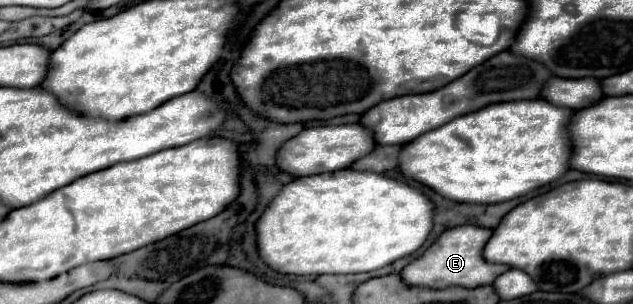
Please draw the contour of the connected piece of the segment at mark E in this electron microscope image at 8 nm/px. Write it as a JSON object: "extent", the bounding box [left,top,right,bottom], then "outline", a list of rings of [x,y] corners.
{"extent":[400,226,508,288],"outline":[[[456,226],[442,232],[432,246],[408,266],[402,268],[400,278],[406,286],[426,286],[426,288],[448,288],[448,286],[486,286],[492,284],[502,272],[508,270],[504,264],[490,264],[482,258],[482,248],[492,236],[492,230],[480,226]]]}

